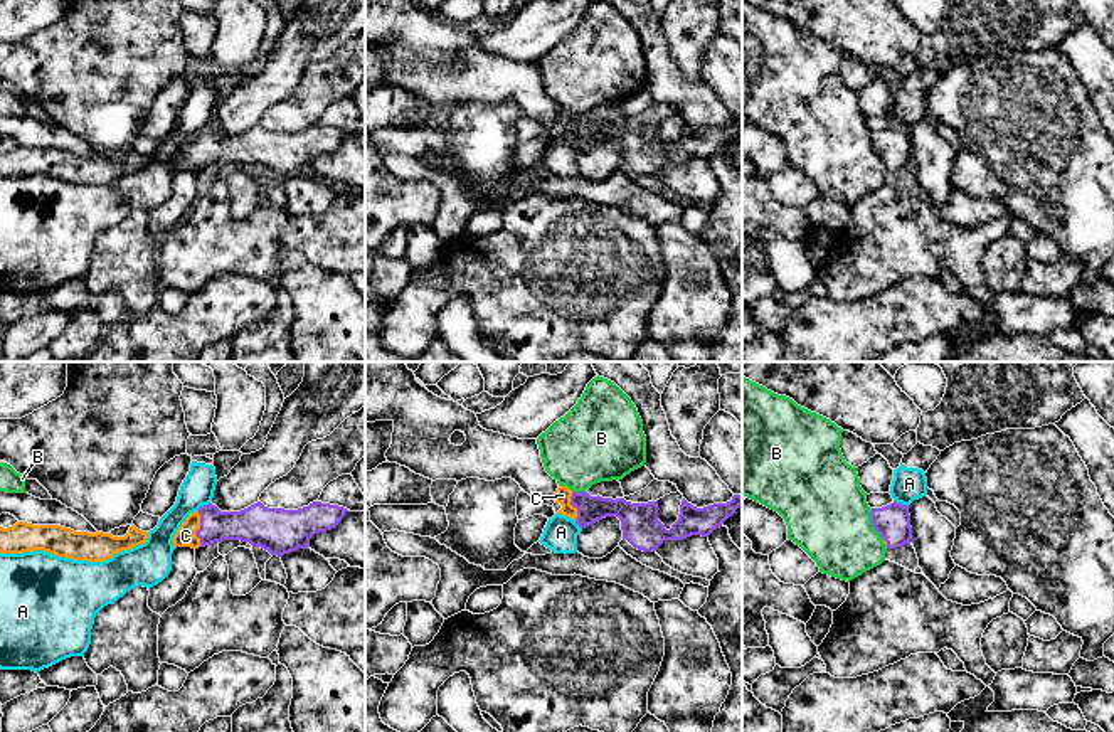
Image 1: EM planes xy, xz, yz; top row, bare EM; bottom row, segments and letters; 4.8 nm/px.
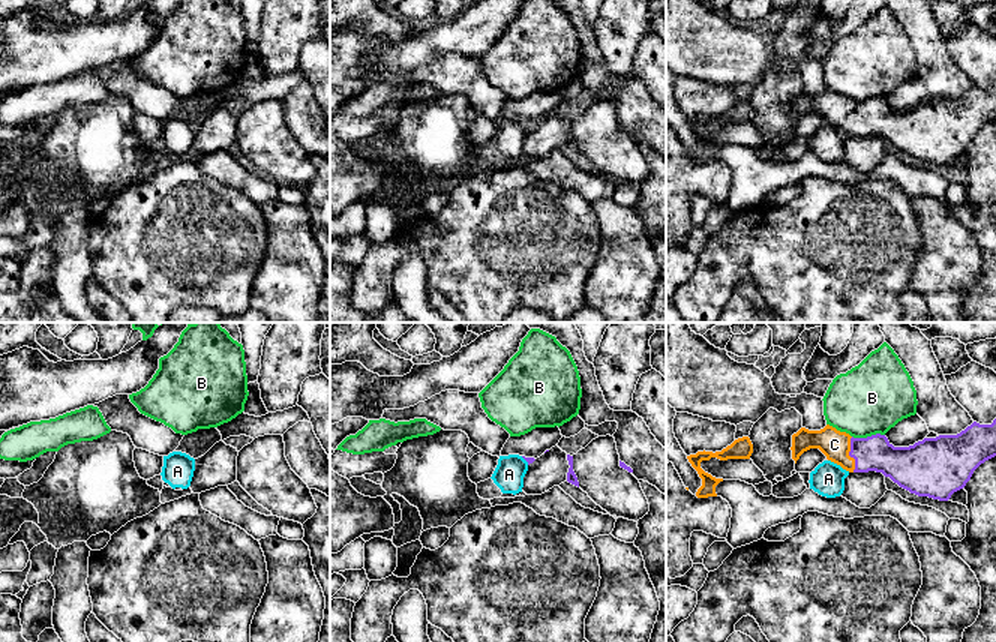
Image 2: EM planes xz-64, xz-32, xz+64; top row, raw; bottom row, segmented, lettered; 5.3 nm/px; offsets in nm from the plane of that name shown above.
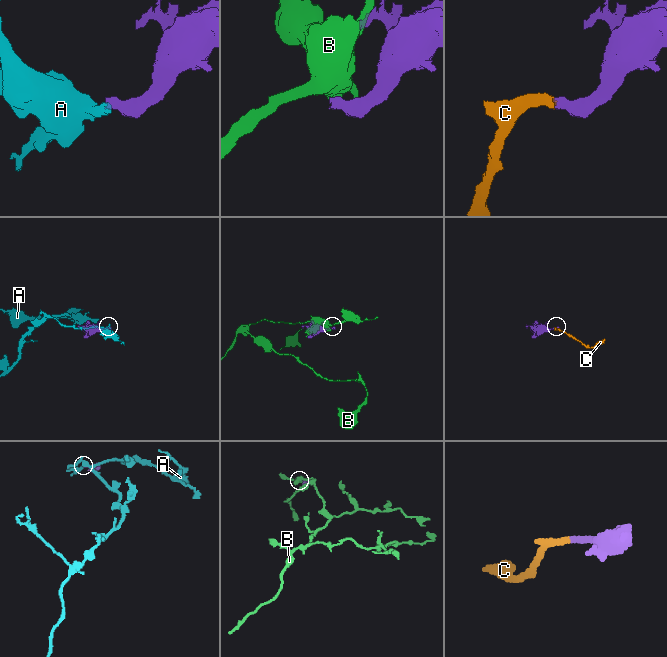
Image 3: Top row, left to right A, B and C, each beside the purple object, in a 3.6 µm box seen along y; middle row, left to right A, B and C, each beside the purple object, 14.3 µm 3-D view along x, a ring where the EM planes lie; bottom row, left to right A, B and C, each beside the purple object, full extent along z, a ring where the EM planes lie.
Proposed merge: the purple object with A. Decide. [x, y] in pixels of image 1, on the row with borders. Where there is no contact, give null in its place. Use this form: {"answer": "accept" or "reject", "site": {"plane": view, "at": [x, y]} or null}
{"answer": "reject", "site": {"plane": "yz", "at": [901, 503]}}

